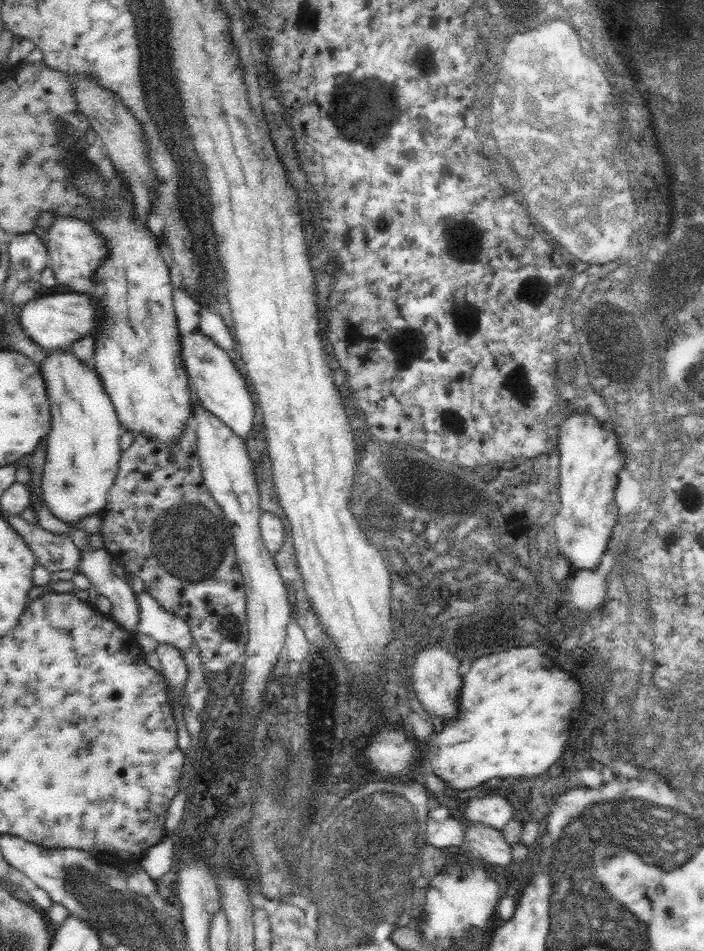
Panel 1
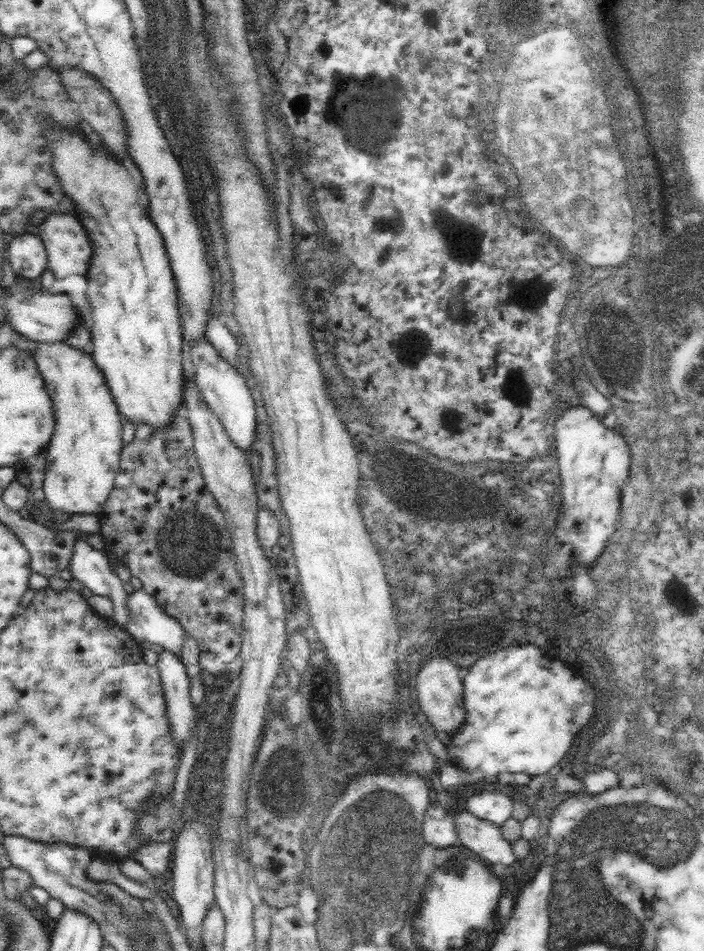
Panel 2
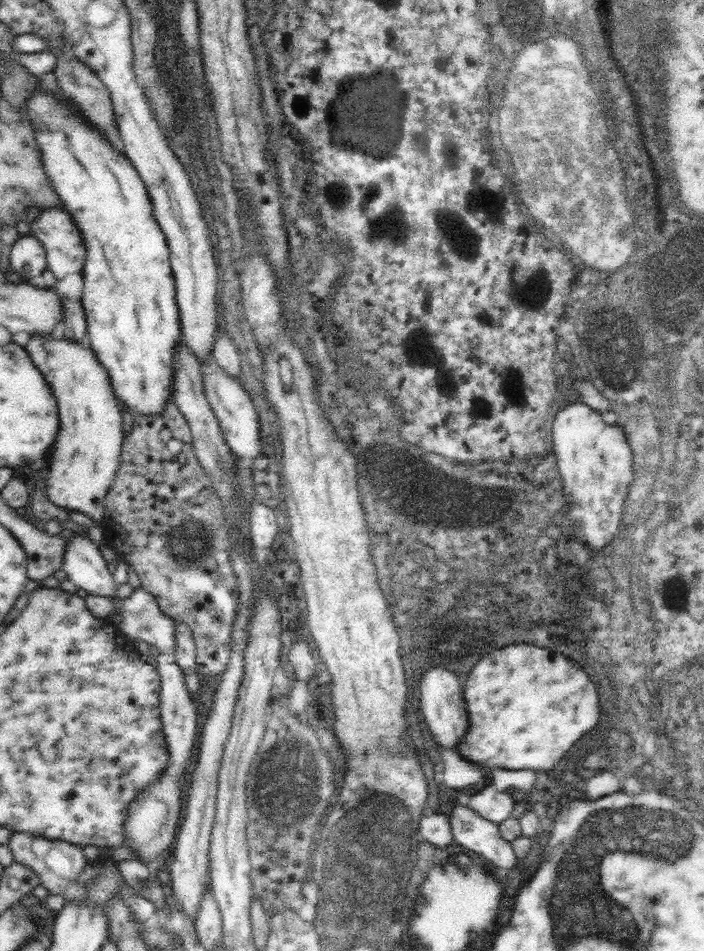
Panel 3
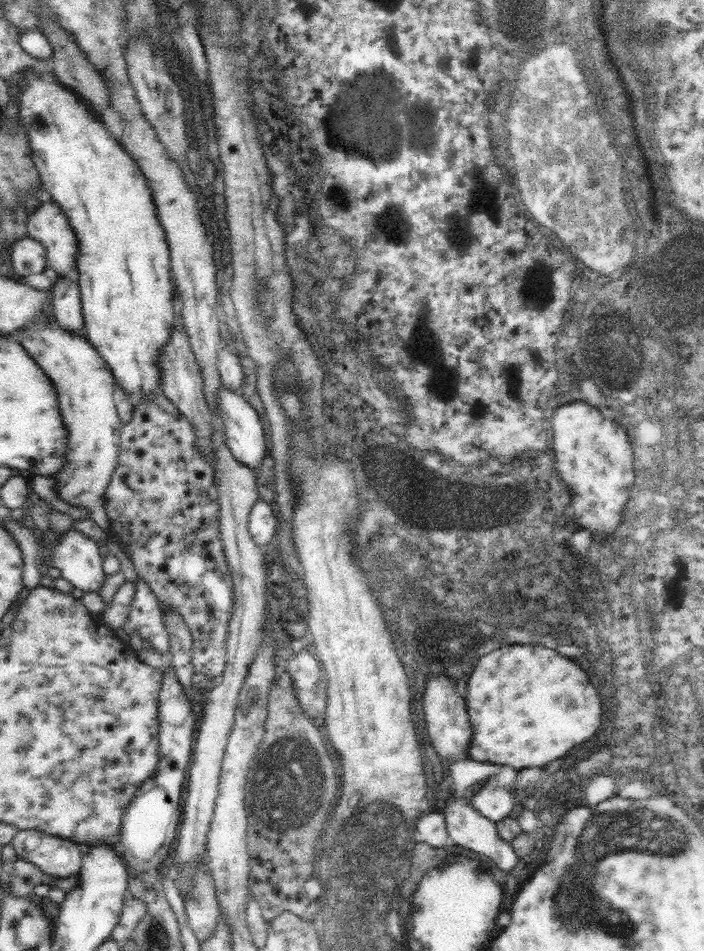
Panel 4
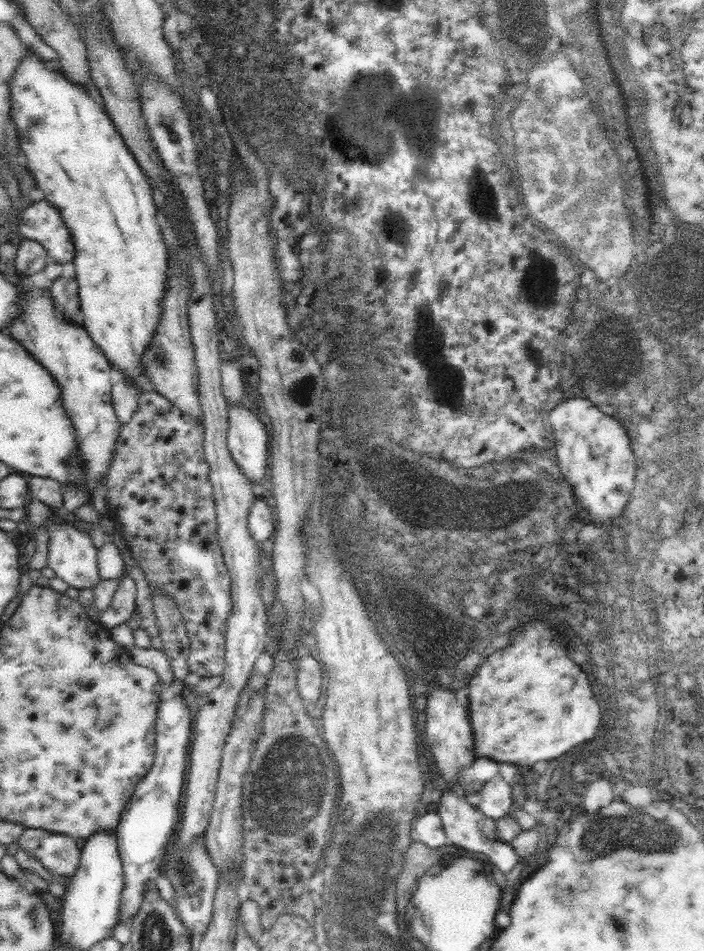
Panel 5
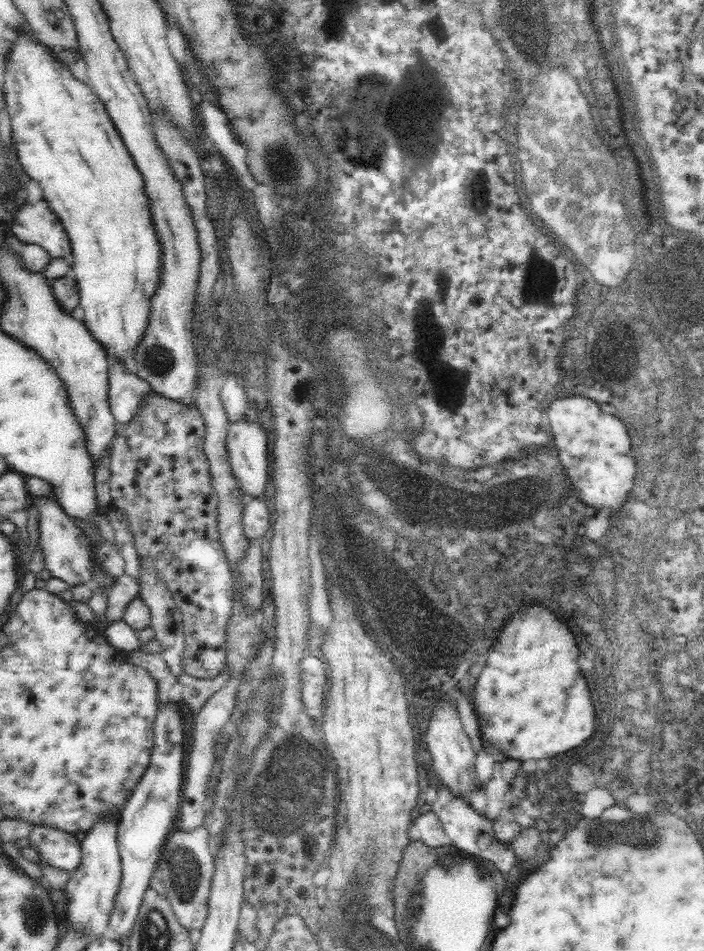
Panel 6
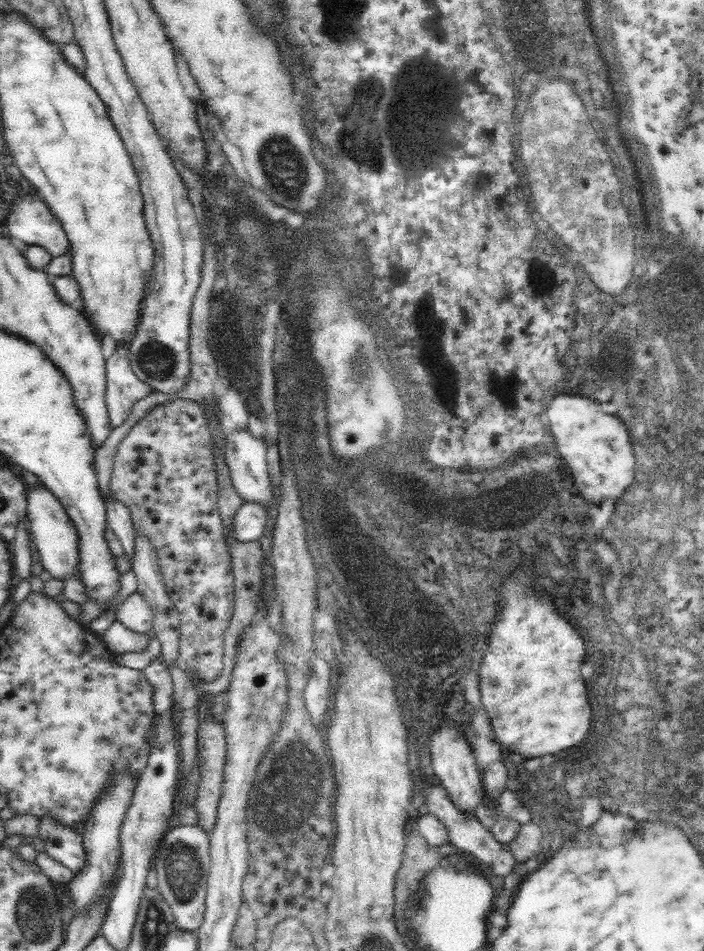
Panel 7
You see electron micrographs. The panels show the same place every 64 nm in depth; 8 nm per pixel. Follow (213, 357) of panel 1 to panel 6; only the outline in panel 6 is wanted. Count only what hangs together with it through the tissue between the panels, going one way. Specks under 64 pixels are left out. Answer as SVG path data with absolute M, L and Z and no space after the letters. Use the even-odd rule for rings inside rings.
M247 417L234 421L227 429L226 452L232 471L243 489L247 498L260 497L264 494L264 488L268 480L268 459L271 451L271 435L270 426L260 426L260 422L250 422Z

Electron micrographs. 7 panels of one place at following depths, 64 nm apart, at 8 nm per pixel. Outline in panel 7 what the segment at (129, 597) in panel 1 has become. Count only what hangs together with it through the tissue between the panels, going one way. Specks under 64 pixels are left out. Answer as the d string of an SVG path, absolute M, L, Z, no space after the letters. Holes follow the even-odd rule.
M45 487L27 491L27 518L30 538L40 554L40 562L44 570L58 580L68 578L82 579L80 571L80 553L78 553L78 531L74 521L68 517L66 509L60 501Z

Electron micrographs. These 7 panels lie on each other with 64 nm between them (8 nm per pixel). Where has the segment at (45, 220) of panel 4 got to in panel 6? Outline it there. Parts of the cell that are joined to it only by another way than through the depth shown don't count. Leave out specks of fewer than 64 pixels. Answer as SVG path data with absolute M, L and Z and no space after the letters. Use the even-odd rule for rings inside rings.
M42 199L35 204L24 201L12 222L14 238L19 244L42 245L54 258L71 259L71 242L64 225L50 205Z

